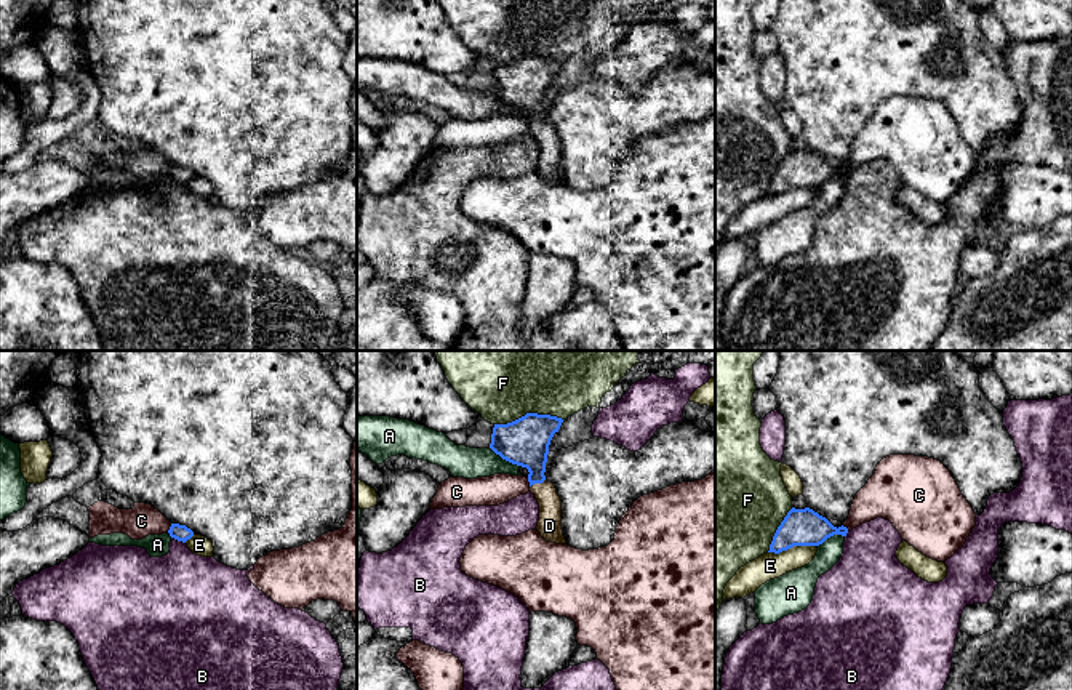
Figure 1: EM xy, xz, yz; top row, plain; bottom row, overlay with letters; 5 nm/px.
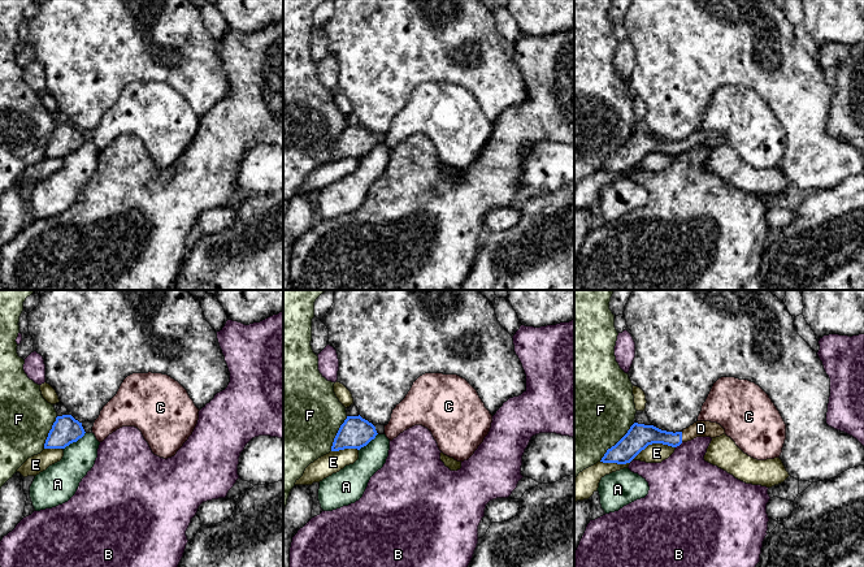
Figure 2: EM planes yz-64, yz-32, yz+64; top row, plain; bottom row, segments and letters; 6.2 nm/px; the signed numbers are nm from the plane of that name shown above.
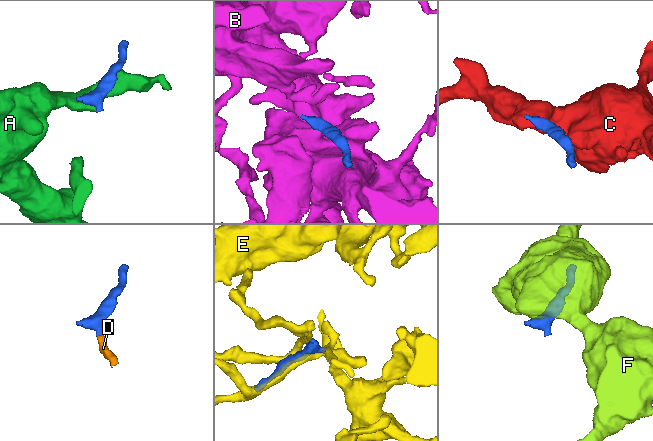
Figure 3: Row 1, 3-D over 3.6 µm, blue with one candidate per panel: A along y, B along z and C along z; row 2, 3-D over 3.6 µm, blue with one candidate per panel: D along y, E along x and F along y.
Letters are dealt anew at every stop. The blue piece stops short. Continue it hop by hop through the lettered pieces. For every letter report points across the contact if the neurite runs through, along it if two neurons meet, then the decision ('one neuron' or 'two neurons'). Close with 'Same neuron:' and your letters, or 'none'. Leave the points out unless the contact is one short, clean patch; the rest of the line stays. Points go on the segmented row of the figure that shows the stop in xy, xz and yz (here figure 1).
A: two neurons
B: two neurons
C: border xy (172, 524), (167, 532); two neurons
D: way xz (525, 442), (536, 465), (536, 482), (549, 501), (549, 525); one neuron
E: two neurons
F: two neurons
Same neuron: D

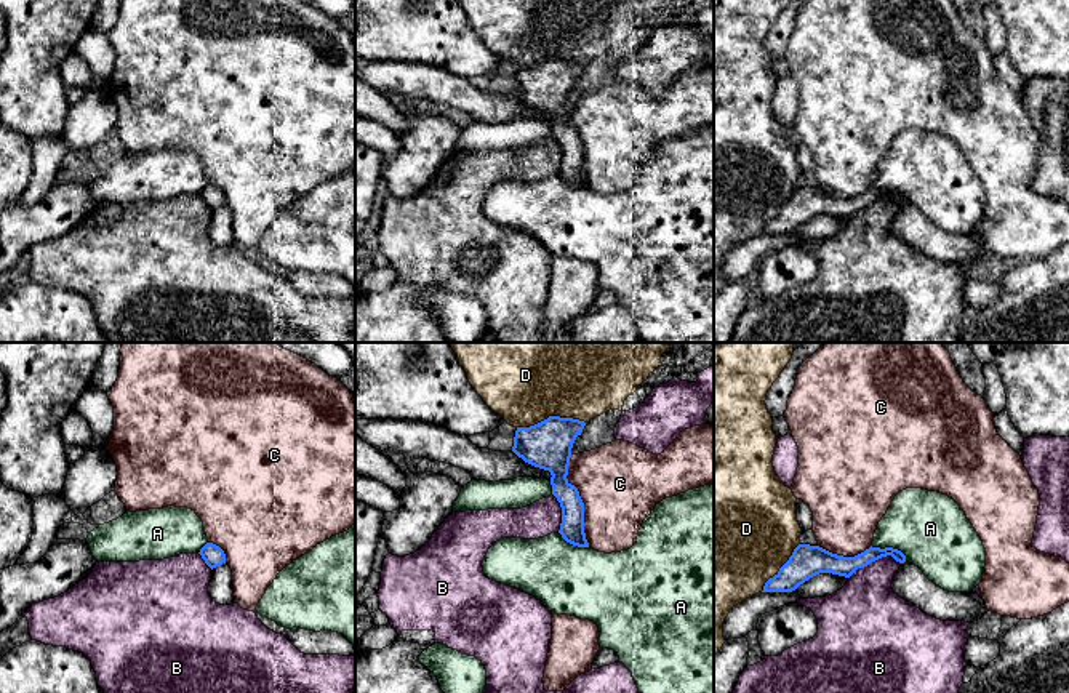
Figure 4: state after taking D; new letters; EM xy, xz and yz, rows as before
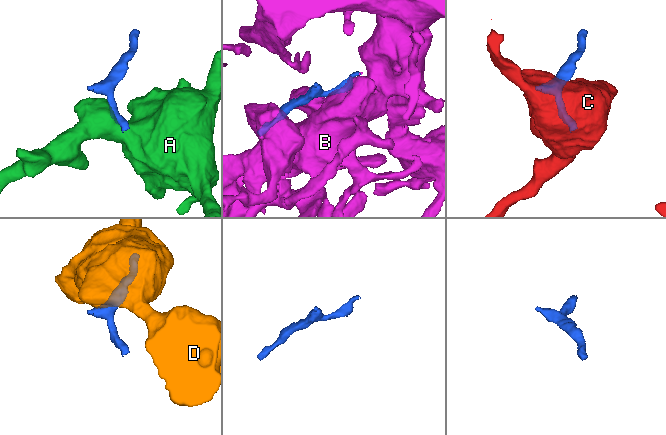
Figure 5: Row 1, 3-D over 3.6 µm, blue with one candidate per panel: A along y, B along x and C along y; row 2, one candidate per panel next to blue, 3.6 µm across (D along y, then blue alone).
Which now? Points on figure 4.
A: two neurons
B: two neurons
C: two neurons
D: two neurons
Same neuron: none

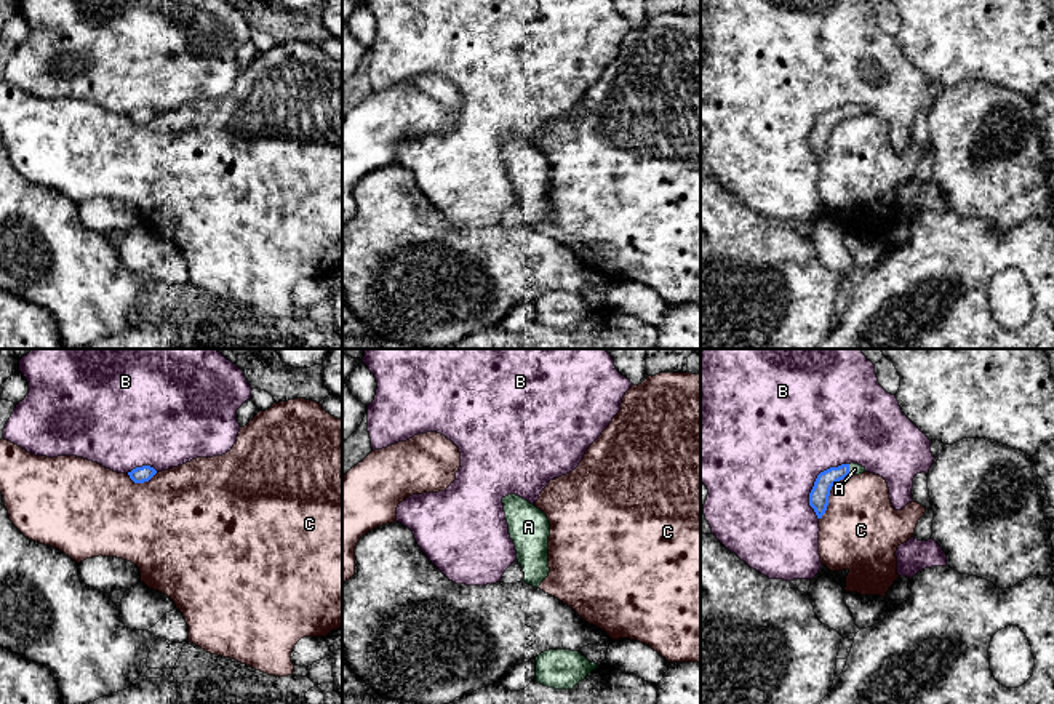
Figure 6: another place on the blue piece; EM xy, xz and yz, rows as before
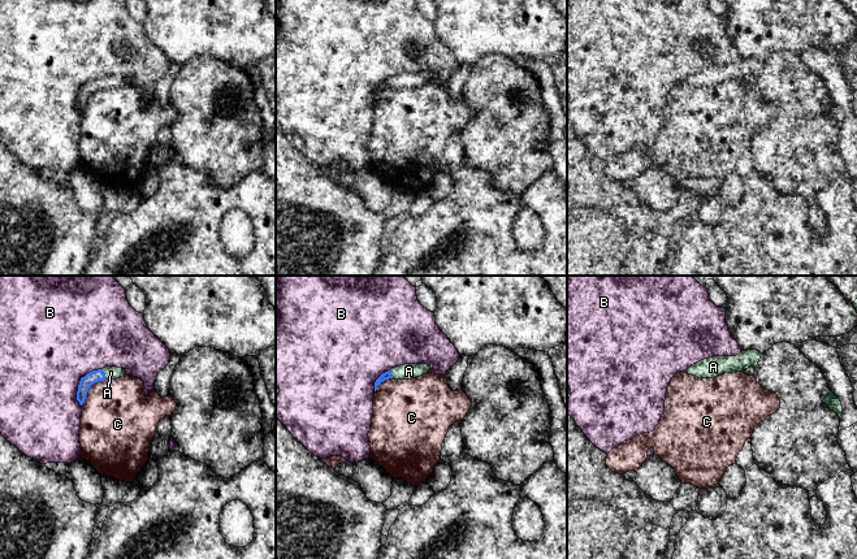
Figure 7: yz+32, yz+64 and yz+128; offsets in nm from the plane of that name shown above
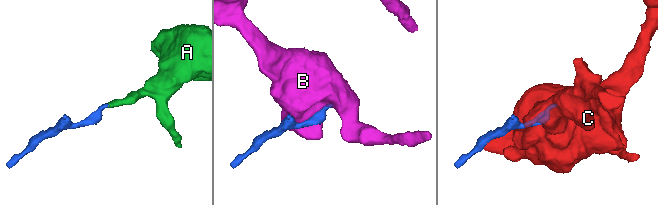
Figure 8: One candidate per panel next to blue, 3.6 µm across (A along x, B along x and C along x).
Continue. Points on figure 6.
A: one neuron
B: two neurons
C: two neurons
Same neuron: A

